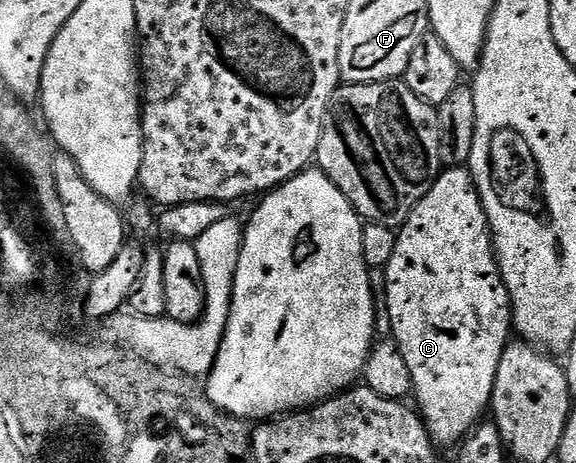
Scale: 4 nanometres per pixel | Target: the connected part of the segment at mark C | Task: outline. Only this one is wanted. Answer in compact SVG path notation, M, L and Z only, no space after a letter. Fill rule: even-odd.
M463 166L461 168L446 168L438 175L438 181L432 186L432 190L428 190L428 194L423 198L418 205L412 210L412 214L406 219L406 223L402 225L398 232L398 241L396 242L396 254L392 254L392 262L388 262L388 266L384 269L384 276L386 276L386 316L390 319L390 328L392 333L392 339L397 344L400 354L404 354L404 362L408 362L408 371L412 373L412 386L414 391L412 393L413 399L418 399L416 403L417 411L420 413L423 420L426 422L426 429L430 431L430 439L434 441L435 445L443 446L442 444L454 444L465 440L466 436L474 429L477 424L483 419L482 415L487 415L490 407L490 399L492 398L492 390L494 389L494 383L496 382L496 370L500 366L500 358L504 354L506 345L511 343L512 340L512 309L510 306L510 295L508 290L504 286L502 281L502 274L498 269L498 258L494 255L494 237L490 235L490 223L486 217L486 210L482 205L482 198L478 193L478 188L474 184L474 178L470 174L469 167Z

